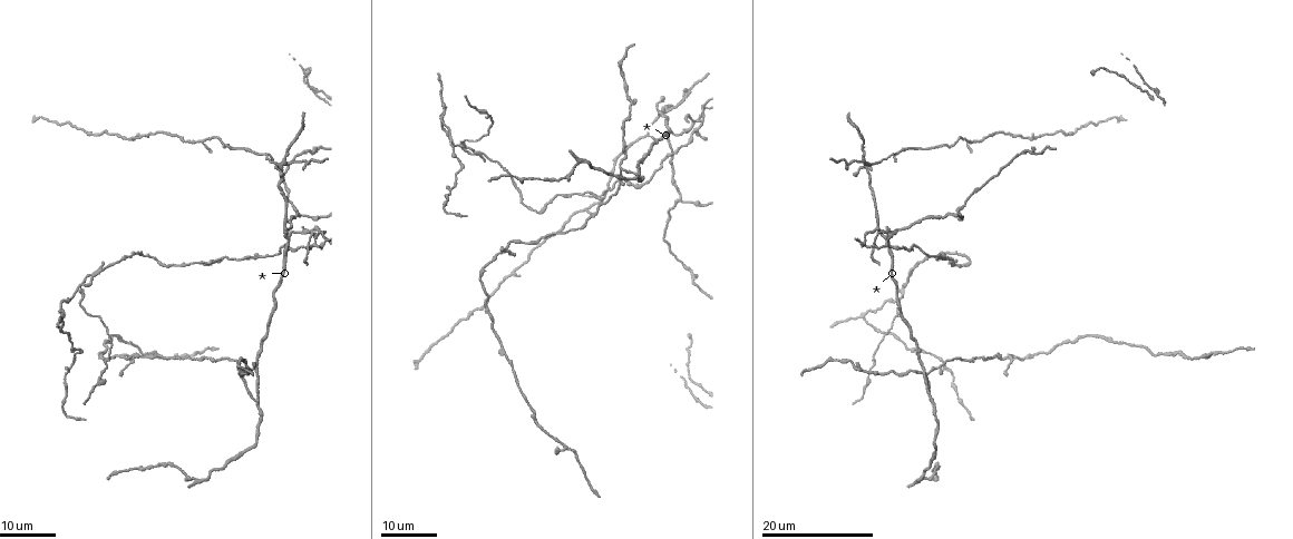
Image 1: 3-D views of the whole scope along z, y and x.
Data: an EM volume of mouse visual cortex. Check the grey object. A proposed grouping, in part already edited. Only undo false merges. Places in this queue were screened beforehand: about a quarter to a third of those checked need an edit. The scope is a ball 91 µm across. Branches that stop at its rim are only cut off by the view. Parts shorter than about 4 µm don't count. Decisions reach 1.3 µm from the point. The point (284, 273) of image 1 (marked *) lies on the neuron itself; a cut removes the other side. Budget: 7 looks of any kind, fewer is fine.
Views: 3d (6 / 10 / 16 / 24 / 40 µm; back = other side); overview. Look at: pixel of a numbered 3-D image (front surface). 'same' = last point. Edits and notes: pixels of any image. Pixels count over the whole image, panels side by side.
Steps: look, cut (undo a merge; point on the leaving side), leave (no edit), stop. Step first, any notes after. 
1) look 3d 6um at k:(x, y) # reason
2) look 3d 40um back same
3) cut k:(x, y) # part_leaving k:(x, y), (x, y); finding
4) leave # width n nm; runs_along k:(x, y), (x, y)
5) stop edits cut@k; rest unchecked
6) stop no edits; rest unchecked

look 3d 24um at 1:(255, 398) # side arm on a straight run

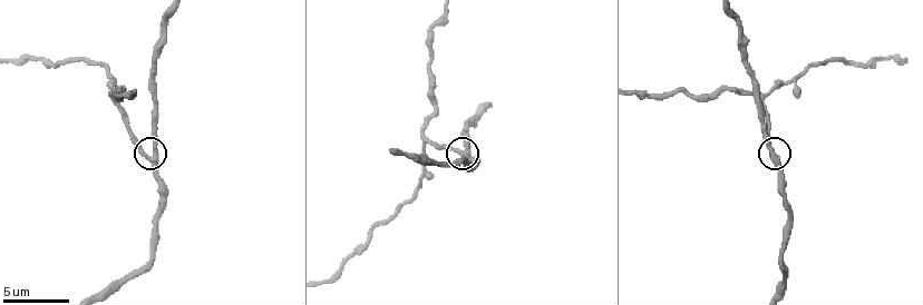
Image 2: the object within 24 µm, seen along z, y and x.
look 3d 6um at 2:(461, 151) # closer look

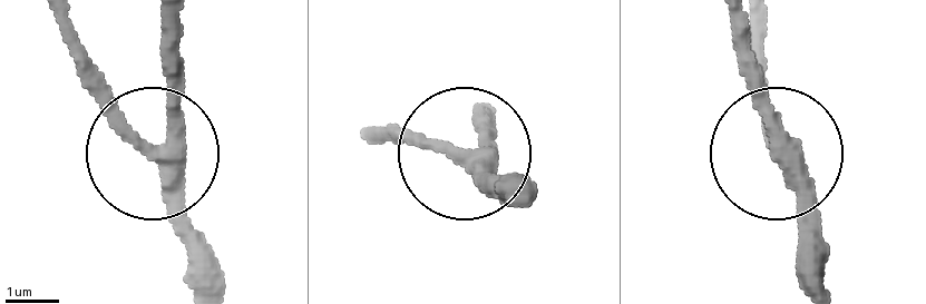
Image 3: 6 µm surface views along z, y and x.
leave # arms 3; continuous, no second neuron

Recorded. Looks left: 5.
look 3d 16um at 1:(862, 318) # a fork

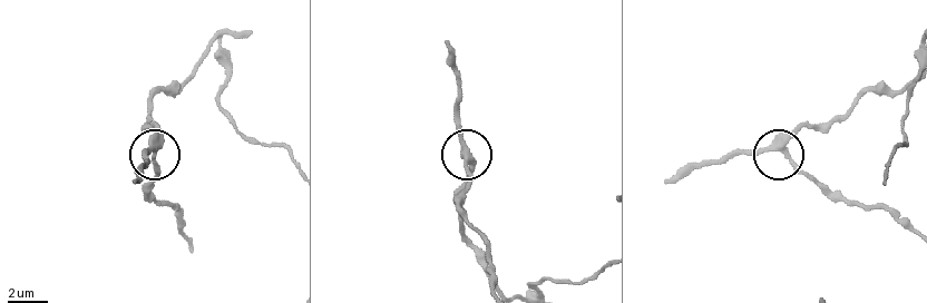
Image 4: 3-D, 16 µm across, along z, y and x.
look 3d 10um at 4:(154, 149)

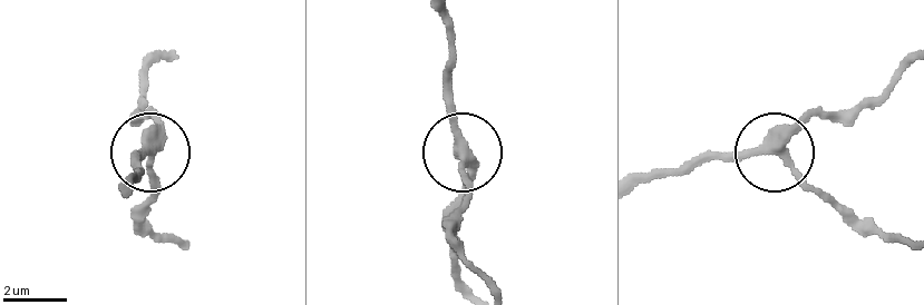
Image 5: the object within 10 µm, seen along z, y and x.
leave # arms 3; runs_along 5:(906, 68), (874, 97), (810, 120), (770, 153), (693, 155); one neuron here

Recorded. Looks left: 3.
look 3d 16um at 1:(473, 155) # three-way junction

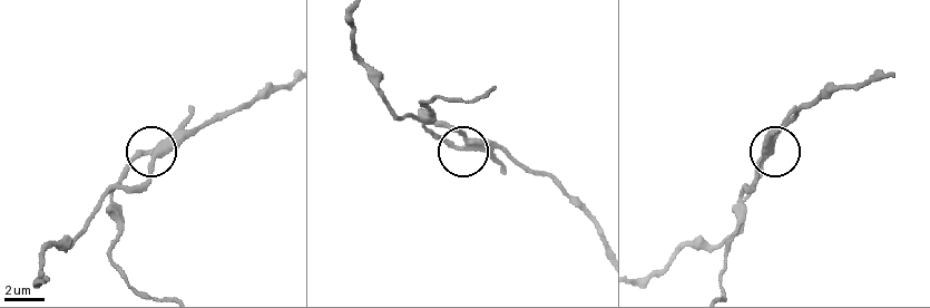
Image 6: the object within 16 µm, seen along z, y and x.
look 3d 10um at 6:(464, 147)

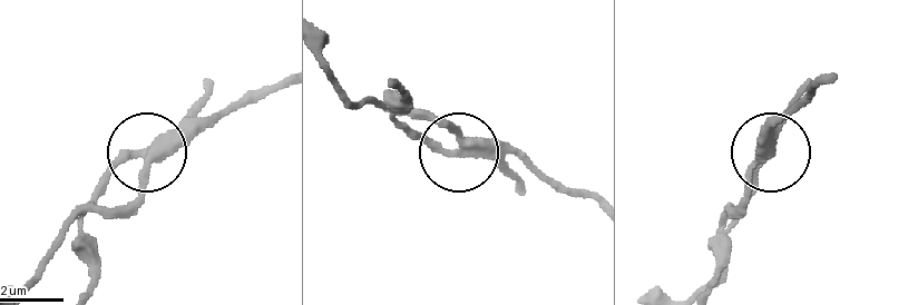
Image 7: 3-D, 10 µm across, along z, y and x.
look 3d 10um back at 7:(149, 148)

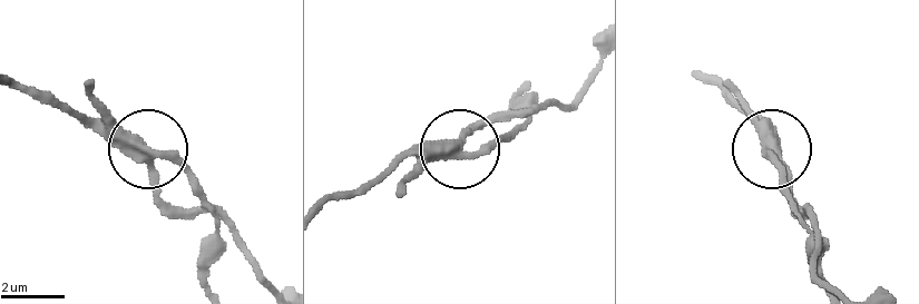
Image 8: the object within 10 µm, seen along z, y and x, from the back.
cut 8:(101, 103) # arms 3; two neurons meet here

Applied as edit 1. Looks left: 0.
stop edits cut@8; rest unchecked

